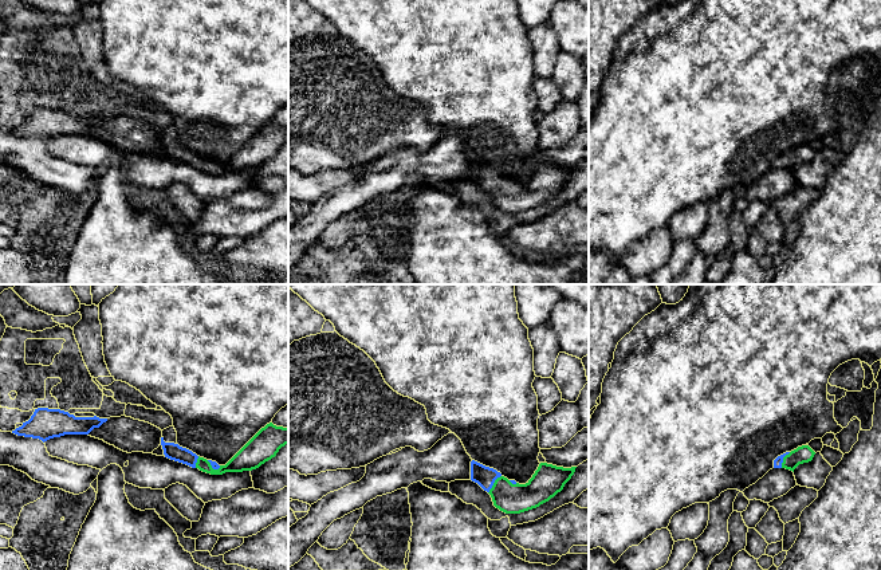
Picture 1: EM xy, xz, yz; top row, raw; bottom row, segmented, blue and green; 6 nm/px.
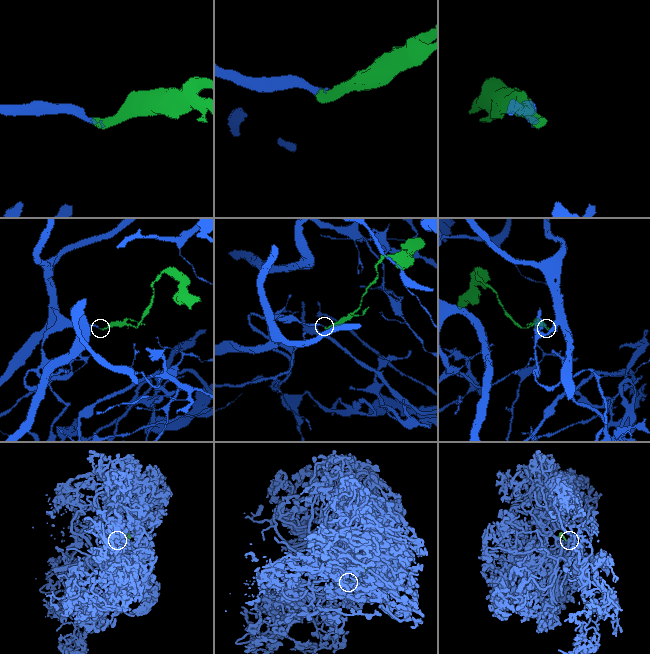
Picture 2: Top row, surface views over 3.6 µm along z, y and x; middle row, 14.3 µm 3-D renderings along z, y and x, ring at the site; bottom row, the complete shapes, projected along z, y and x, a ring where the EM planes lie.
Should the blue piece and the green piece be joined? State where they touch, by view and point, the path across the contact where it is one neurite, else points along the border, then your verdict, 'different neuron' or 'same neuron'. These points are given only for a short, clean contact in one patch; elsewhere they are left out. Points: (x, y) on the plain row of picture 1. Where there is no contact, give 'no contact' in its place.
xz (492, 184) | across xz (484, 176), (492, 184), (508, 197) | same neuron

